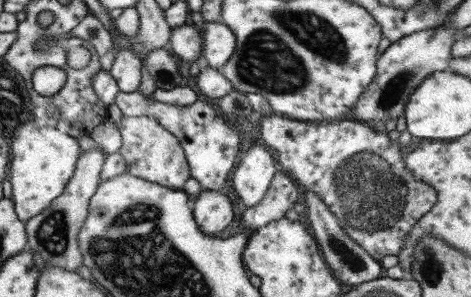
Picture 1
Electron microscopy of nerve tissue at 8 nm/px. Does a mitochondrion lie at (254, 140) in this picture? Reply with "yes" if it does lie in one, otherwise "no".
no

